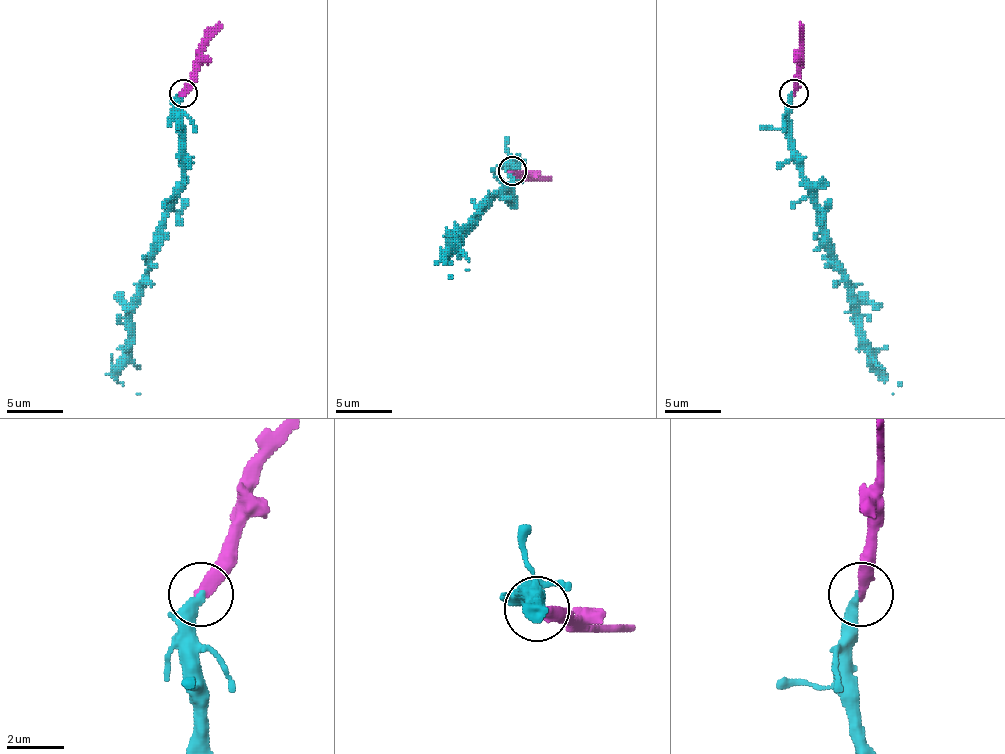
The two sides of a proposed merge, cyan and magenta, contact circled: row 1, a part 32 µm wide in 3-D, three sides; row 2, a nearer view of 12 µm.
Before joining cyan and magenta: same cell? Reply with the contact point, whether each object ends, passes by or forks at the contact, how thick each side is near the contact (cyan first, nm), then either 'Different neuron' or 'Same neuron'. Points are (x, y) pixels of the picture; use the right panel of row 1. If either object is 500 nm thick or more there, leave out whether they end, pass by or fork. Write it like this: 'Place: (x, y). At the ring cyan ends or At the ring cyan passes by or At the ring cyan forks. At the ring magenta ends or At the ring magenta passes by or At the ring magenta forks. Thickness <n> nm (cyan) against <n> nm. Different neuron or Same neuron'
Place: (793, 93). At the ring cyan ends. At the ring magenta ends. Thickness 360 nm (cyan) against 440 nm. Same neuron

